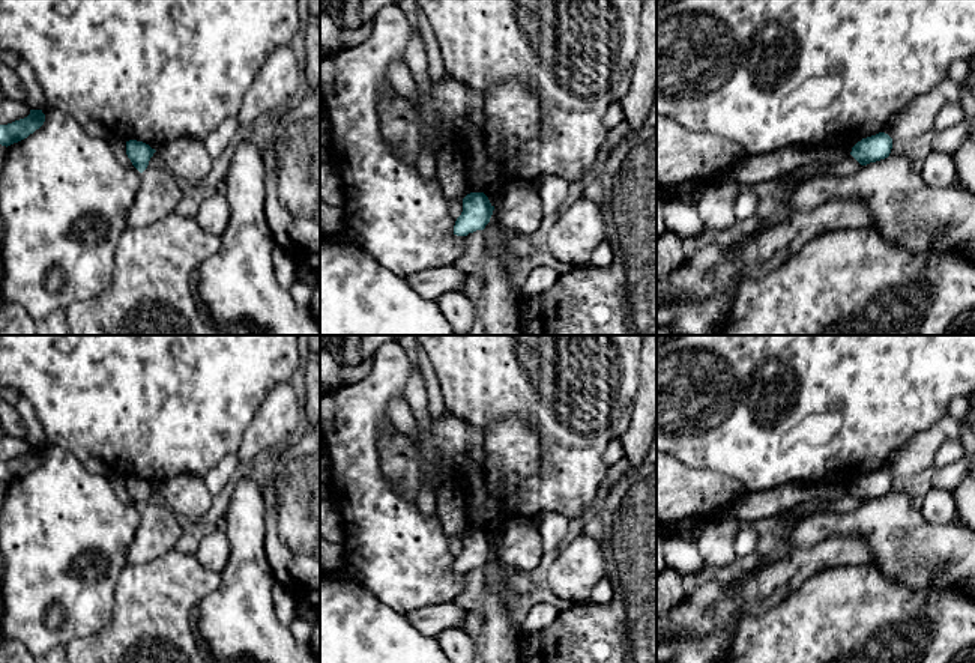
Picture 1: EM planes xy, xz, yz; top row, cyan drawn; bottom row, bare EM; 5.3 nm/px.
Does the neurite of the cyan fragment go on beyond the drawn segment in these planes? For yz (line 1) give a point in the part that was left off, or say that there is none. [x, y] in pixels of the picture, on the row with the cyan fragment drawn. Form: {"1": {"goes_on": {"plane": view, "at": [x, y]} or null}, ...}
{"1": {"goes_on": null}}

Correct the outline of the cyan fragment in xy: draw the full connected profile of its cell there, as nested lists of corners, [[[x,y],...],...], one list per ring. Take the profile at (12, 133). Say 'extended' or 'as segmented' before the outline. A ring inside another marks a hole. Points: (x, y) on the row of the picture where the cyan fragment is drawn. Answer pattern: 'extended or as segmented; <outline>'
as segmented; [[[30,110],[30,114],[27,117],[8,125],[0,125],[0,144],[8,147],[27,138],[30,134],[39,129],[44,122],[45,114],[42,110]]]

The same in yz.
as segmented; [[[879,132],[876,135],[862,138],[853,147],[850,155],[861,164],[867,165],[870,162],[876,162],[889,156],[892,149],[892,138]]]

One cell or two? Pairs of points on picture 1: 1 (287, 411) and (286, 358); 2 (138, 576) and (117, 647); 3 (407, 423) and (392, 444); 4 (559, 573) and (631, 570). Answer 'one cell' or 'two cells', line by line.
1: two cells
2: one cell
3: two cells
4: two cells

